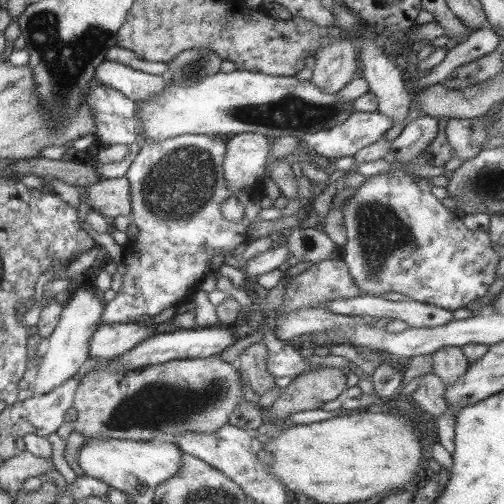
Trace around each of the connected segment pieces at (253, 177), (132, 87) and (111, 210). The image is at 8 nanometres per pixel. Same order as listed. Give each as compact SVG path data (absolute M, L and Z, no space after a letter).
M237 133L225 143L225 154L223 157L224 187L233 197L233 192L245 187L260 185L262 180L262 167L265 161L266 139L259 133Z
M106 59L96 66L94 78L99 80L99 85L123 93L135 104L157 95L163 89L163 85L166 84L163 75L153 75L134 70L127 65Z
M124 176L116 179L99 179L83 189L85 202L97 214L101 214L109 221L119 215L129 216L131 196L129 196L129 182Z

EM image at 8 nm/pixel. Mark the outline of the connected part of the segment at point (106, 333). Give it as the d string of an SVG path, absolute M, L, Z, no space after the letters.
M141 322L127 324L99 324L88 341L88 357L109 359L130 350L135 344L154 336L151 328Z

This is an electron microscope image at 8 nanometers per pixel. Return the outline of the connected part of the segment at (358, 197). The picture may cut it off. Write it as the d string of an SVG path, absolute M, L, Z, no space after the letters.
M384 159L390 167L383 173L365 178L365 182L354 188L351 198L347 198L340 209L346 236L346 243L340 247L340 258L345 262L351 279L361 294L377 296L385 292L399 292L410 301L451 312L466 307L483 296L495 280L500 257L491 248L488 230L467 230L460 217L452 217L450 210L431 193L433 185L428 178L409 172L410 162Z

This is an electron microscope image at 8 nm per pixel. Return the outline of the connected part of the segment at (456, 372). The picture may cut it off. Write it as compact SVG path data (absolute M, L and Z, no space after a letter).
M443 346L431 354L435 374L445 386L451 382L457 382L468 370L468 362L459 347Z

